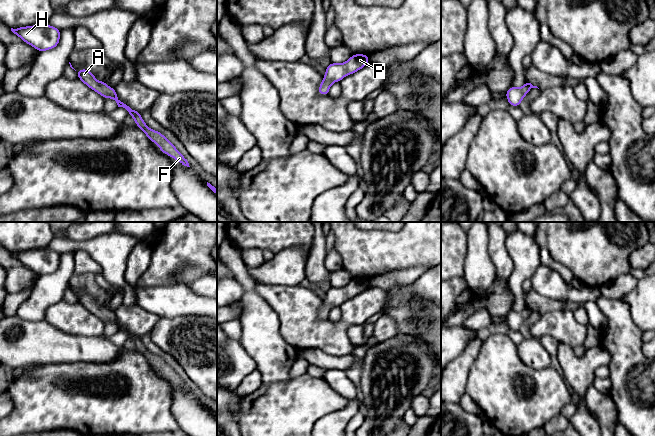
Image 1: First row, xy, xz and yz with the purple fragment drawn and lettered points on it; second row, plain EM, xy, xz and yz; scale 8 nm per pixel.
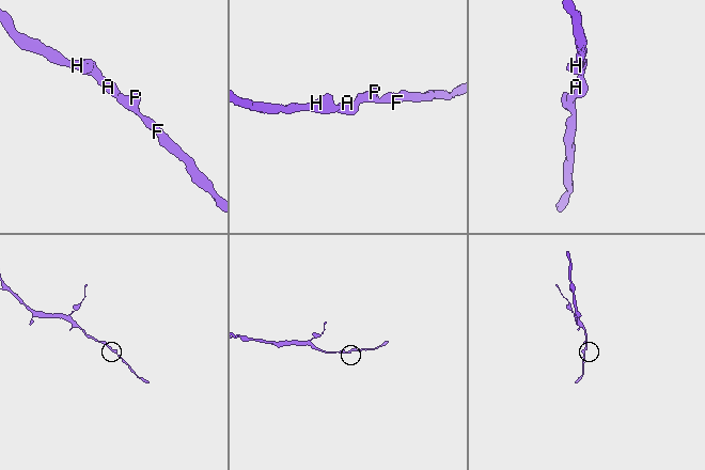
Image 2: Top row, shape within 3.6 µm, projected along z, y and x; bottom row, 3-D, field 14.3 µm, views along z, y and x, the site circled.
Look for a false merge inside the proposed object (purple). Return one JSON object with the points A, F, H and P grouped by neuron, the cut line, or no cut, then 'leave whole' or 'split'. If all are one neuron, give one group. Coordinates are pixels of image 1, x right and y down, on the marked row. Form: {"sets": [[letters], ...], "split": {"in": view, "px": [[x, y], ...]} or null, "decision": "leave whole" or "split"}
{"sets": [["A", "F", "H", "P"]], "split": null, "decision": "leave whole"}

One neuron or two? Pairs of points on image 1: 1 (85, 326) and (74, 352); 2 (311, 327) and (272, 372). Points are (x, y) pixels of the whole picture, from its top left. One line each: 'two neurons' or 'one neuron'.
1: two neurons
2: two neurons

